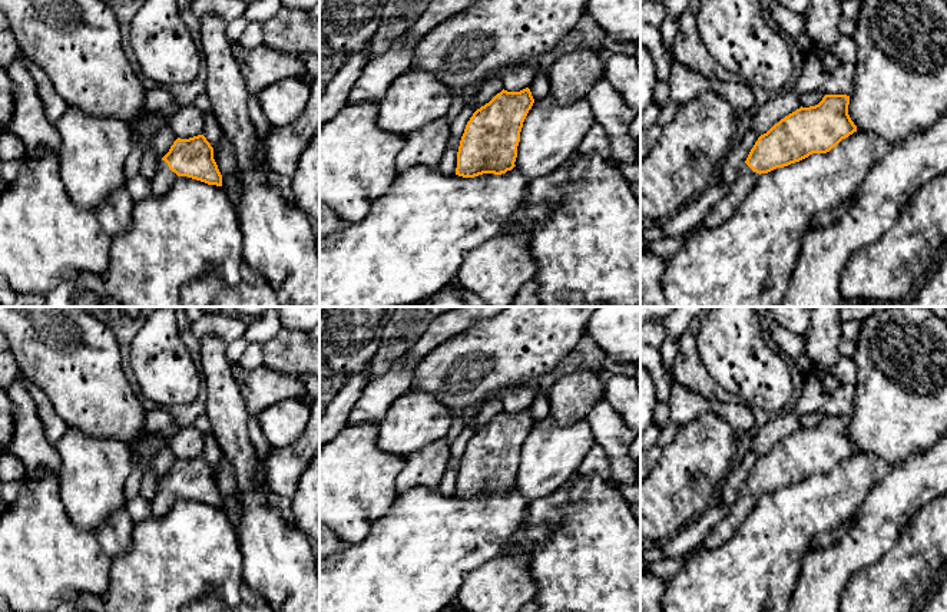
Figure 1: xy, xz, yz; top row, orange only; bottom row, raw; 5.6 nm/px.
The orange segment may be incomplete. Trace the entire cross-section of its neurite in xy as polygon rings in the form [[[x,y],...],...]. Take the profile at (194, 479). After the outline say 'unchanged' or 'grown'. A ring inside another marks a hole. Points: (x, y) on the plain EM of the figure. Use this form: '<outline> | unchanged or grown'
[[[203,456],[189,460],[178,459],[169,473],[159,480],[150,502],[153,516],[165,516],[178,497],[188,497],[208,506],[222,507],[222,496],[213,480],[213,469]]] | grown

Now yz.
[[[825,416],[818,426],[801,427],[775,444],[758,459],[726,517],[693,549],[716,549],[729,540],[761,494],[799,483],[812,474],[827,474],[857,453],[848,426],[847,416]]] | grown

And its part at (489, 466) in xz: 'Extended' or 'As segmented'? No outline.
As segmented

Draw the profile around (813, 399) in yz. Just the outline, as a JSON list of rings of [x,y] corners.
[[[809,374],[804,378],[805,384],[802,393],[795,404],[799,416],[809,413],[822,413],[825,416],[847,416],[854,413],[854,394],[857,391],[854,384],[841,384],[835,391],[827,394],[824,391],[822,380]]]

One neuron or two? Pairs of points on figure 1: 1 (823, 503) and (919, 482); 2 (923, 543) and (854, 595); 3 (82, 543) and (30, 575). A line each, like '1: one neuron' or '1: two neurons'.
1: two neurons
2: one neuron
3: one neuron

